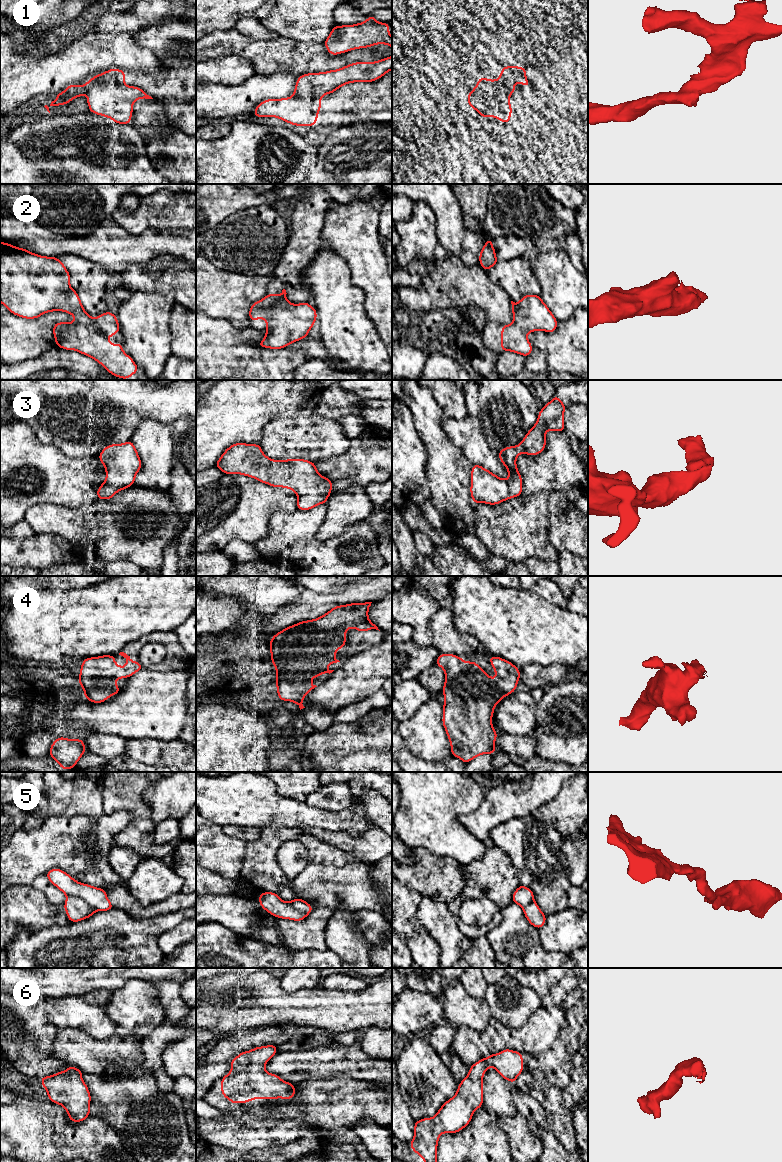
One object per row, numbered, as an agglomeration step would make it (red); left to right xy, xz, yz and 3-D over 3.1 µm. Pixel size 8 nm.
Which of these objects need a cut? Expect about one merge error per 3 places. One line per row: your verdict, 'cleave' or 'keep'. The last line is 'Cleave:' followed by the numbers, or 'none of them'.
1: cleave
2: keep
3: keep
4: keep
5: cleave
6: keep
Cleave: 1, 5

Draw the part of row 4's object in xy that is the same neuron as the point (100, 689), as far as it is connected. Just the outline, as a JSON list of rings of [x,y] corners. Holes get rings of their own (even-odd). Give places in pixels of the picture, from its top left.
[[[120,652],[119,655],[127,660],[124,667],[115,663],[116,657],[111,655],[83,659],[78,683],[84,689],[84,697],[88,701],[105,702],[122,688],[116,685],[117,679],[128,678],[143,668],[140,662],[132,661],[126,653]]]

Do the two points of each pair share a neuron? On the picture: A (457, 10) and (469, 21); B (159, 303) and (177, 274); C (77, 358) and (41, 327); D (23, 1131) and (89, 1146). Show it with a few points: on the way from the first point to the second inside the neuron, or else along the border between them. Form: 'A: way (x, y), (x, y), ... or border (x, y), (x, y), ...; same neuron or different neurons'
A: way (460, 13), (466, 19); same neuron
B: border (133, 291), (153, 293); different neurons
C: border (56, 346), (43, 351), (34, 358); different neurons
D: way (39, 1133), (45, 1139), (73, 1140); same neuron

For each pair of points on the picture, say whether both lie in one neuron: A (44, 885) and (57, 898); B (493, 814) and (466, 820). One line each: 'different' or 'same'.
A: same
B: same

